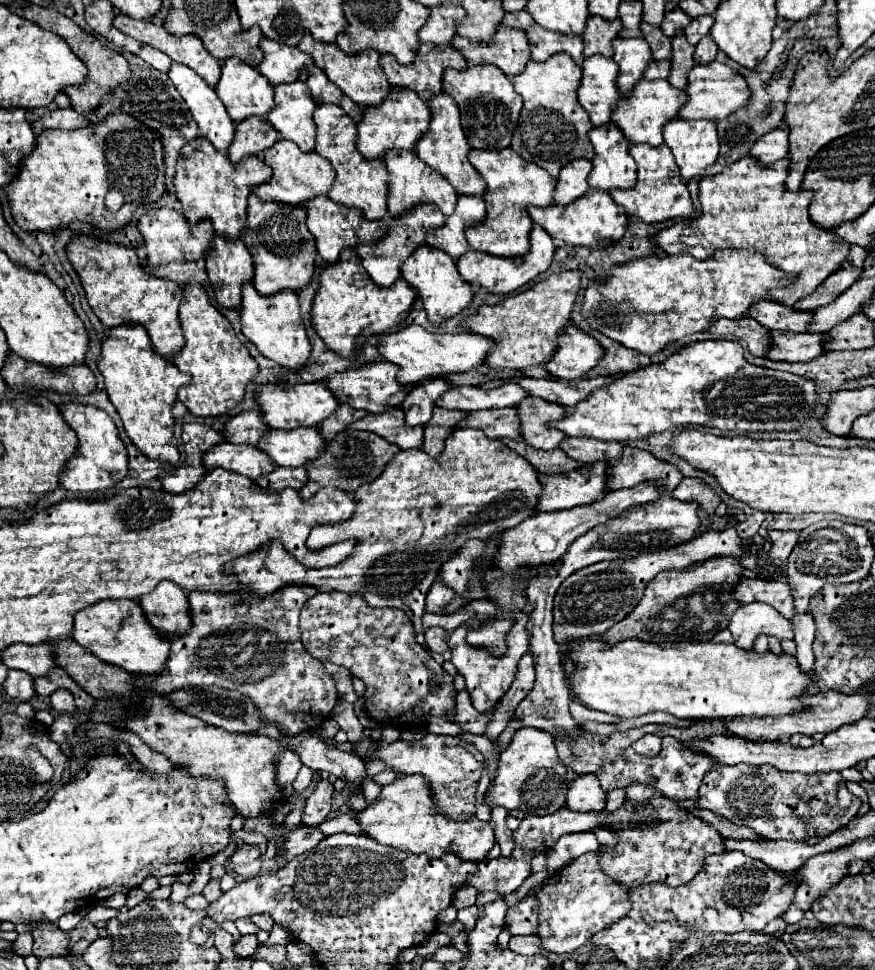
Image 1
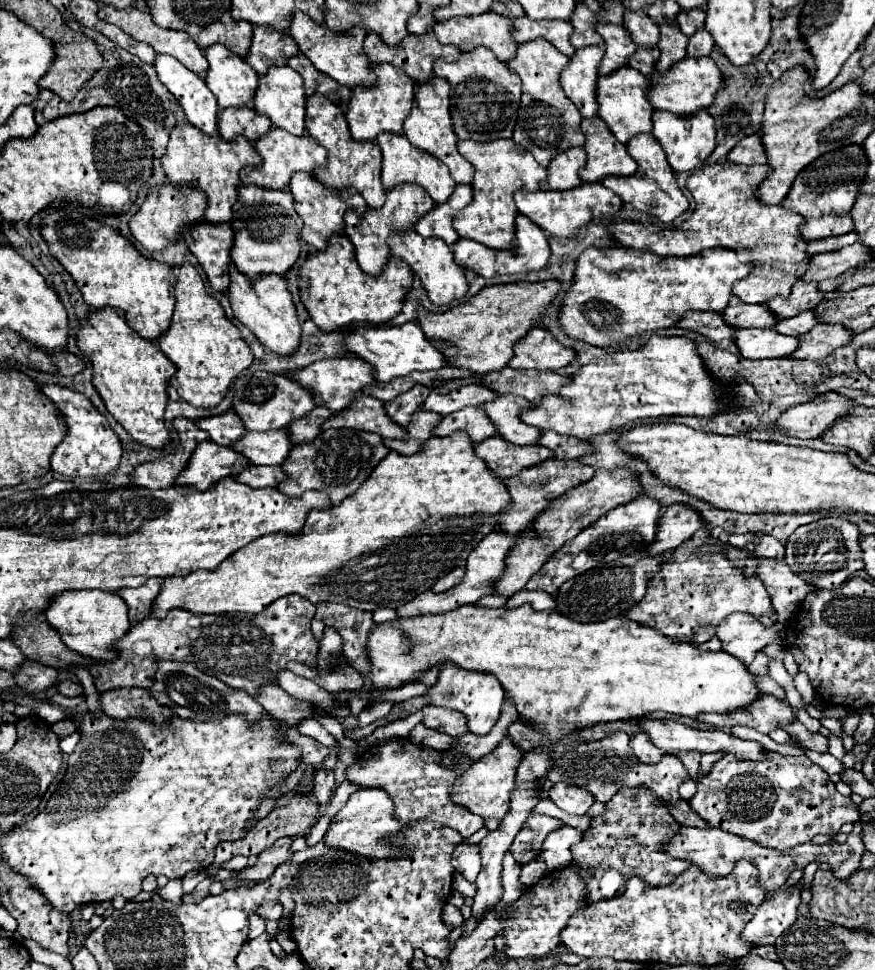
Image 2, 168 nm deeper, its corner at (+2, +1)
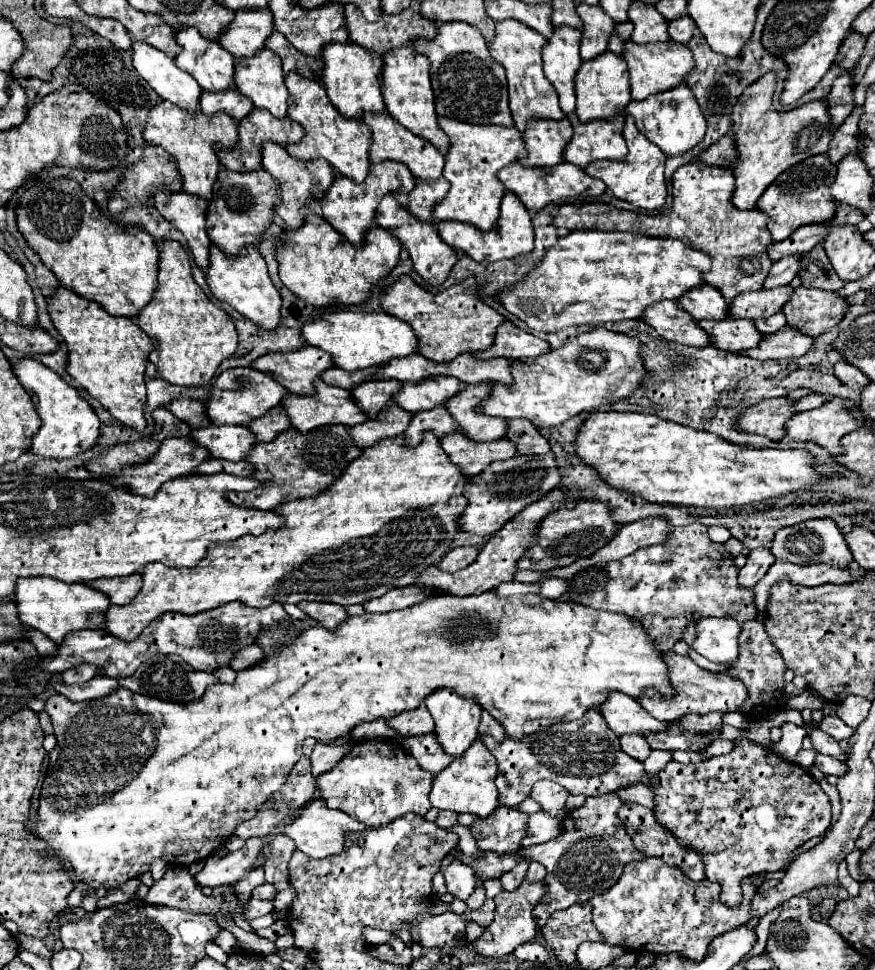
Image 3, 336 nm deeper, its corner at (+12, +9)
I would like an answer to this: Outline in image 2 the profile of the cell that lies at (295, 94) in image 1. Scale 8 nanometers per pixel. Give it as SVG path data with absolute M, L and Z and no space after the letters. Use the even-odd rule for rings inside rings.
M289 65L267 69L265 75L259 77L259 93L255 93L255 111L267 115L275 127L289 131L291 135L305 133L305 91L303 91L303 77L291 69Z

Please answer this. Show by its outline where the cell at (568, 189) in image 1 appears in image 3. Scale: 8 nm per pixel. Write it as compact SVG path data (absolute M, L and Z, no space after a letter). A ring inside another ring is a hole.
M569 119L563 121L533 121L529 133L525 133L527 157L521 161L523 167L555 167L563 161L563 149L573 137Z

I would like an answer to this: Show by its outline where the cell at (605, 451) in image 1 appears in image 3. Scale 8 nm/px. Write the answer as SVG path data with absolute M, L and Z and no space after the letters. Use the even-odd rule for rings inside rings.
M525 419L509 421L507 437L509 437L511 441L517 441L519 453L545 455L545 453L551 451L551 445L549 445L547 437L545 437L531 421L525 421Z

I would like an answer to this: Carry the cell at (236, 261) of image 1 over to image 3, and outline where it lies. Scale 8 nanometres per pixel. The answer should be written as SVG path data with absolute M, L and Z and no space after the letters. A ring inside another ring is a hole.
M185 191L181 193L157 193L155 209L175 227L179 229L187 245L193 253L193 259L201 271L209 269L209 237L207 237L207 207L209 201L201 201L201 197L189 197Z

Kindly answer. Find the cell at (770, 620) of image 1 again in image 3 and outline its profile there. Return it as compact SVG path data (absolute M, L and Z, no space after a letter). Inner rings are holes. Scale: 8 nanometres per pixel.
M705 617L697 623L697 639L693 649L709 661L731 663L737 659L741 625L733 617Z

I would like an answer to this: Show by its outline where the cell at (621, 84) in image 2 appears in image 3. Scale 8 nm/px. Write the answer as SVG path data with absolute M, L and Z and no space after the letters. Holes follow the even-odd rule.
M605 51L601 57L595 57L593 61L583 63L575 77L575 93L577 93L577 111L575 113L581 121L593 121L593 119L611 121L619 115L625 115L625 109L631 101L629 71L627 71L625 59L617 57L611 51Z

